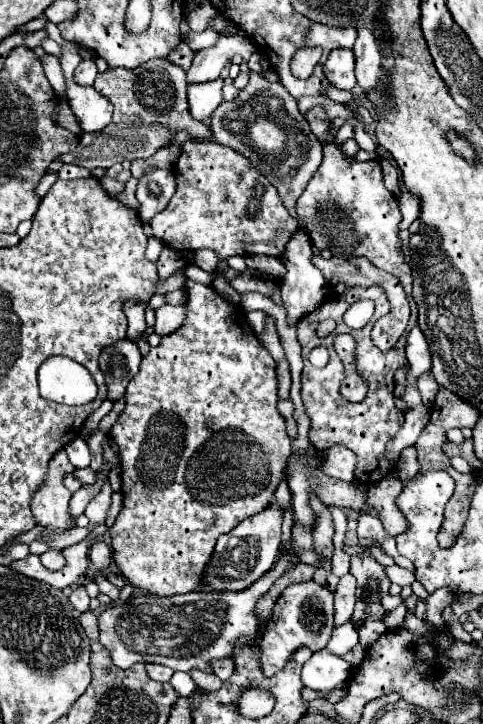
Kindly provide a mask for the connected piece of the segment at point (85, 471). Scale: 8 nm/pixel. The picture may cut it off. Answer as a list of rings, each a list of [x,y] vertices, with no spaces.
[[[82,468],[82,470],[74,470],[74,478],[82,484],[82,486],[90,486],[96,482],[96,474],[92,472],[92,468]]]

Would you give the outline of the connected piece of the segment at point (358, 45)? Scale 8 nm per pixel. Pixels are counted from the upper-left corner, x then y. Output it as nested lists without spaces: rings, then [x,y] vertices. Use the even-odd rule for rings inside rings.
[[[358,28],[352,52],[356,56],[356,84],[368,94],[380,84],[380,48],[376,36],[368,28]]]

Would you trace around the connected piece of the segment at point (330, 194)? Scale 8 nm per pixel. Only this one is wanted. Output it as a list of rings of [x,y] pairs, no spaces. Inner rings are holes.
[[[322,106],[308,110],[304,118],[324,148],[324,160],[320,168],[296,202],[298,218],[304,220],[312,244],[320,250],[328,248],[332,254],[342,254],[342,250],[346,250],[346,254],[352,256],[366,256],[370,262],[374,262],[376,268],[398,276],[408,300],[412,300],[412,270],[408,264],[404,264],[404,254],[398,248],[398,224],[402,220],[402,214],[398,210],[396,196],[384,188],[380,162],[350,162],[350,158],[336,144],[336,138],[332,134],[334,120],[328,118]]]

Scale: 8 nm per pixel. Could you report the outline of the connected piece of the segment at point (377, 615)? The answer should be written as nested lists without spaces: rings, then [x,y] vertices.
[[[374,602],[368,605],[368,612],[364,612],[364,618],[360,620],[360,624],[364,624],[368,618],[372,620],[382,620],[386,616],[387,611],[382,607],[380,602]]]

